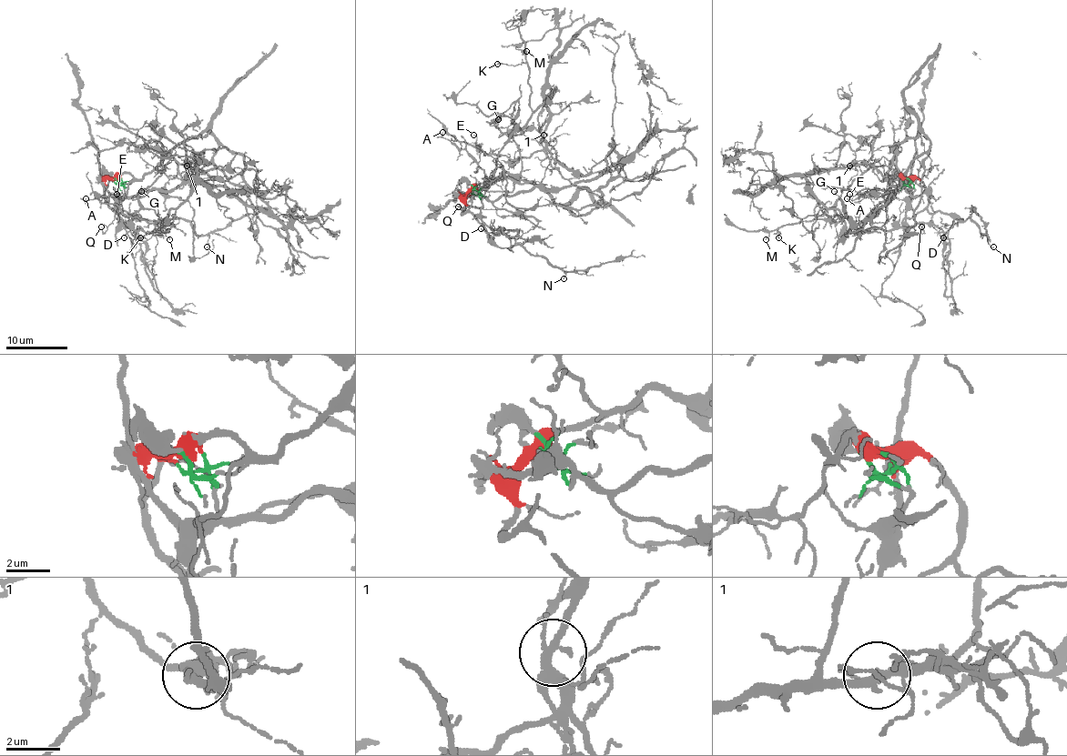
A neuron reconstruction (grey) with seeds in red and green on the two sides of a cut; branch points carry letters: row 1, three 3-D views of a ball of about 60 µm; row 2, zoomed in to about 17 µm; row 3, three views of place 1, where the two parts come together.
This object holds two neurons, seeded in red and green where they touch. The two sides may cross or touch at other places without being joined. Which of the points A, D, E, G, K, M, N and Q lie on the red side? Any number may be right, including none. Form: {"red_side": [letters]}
{"red_side": ["A", "D", "E", "G", "N", "Q"]}

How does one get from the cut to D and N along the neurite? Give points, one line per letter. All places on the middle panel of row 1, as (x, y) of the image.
D: (471, 195), (466, 197), (462, 213), (472, 214), (490, 237), (480, 228)
N: (471, 195), (462, 213), (471, 213), (502, 248), (522, 245), (553, 267), (562, 267), (566, 273), (563, 278)

